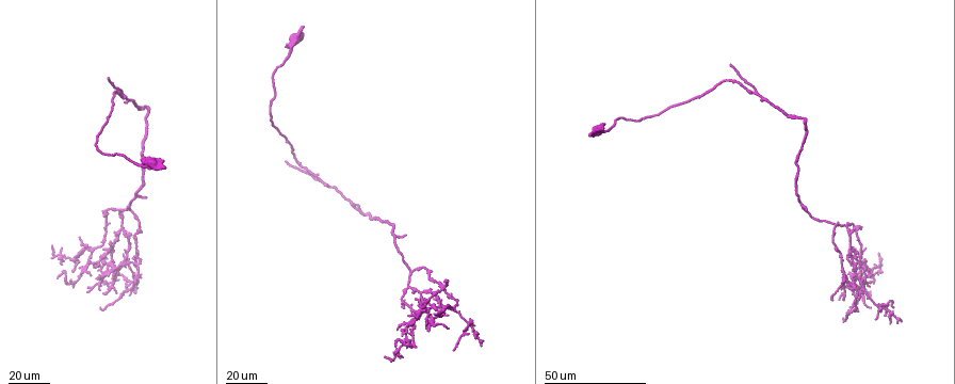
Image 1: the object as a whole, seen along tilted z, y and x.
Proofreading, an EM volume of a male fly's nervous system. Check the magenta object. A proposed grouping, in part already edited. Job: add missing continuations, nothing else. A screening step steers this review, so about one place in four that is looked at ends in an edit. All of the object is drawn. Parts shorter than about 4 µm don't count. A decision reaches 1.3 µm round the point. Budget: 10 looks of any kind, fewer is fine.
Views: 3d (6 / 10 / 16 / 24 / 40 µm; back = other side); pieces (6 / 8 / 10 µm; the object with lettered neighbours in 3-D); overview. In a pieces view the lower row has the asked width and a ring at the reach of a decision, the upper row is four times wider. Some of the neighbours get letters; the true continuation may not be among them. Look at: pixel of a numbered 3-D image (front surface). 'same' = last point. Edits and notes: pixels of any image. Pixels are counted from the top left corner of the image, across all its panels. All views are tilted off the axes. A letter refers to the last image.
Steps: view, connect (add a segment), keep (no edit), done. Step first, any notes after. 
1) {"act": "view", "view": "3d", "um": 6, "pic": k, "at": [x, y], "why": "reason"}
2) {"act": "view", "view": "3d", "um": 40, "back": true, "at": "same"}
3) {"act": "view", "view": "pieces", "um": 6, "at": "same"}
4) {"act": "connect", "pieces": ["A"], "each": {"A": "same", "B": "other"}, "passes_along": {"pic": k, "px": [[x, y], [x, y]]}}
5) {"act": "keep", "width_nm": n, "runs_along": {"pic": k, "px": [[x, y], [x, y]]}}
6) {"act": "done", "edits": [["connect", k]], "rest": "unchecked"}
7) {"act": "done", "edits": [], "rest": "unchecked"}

{"act": "view", "view": "3d", "um": 24, "pic": 1, "at": [874, 284], "why": "an open end"}

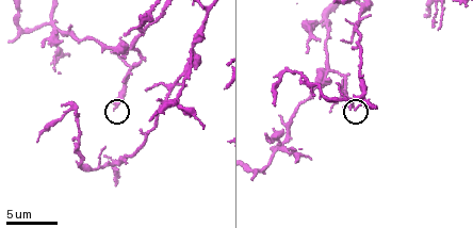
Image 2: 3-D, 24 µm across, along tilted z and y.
{"act": "view", "view": "pieces", "um": 6, "pic": 2, "at": [116, 108]}

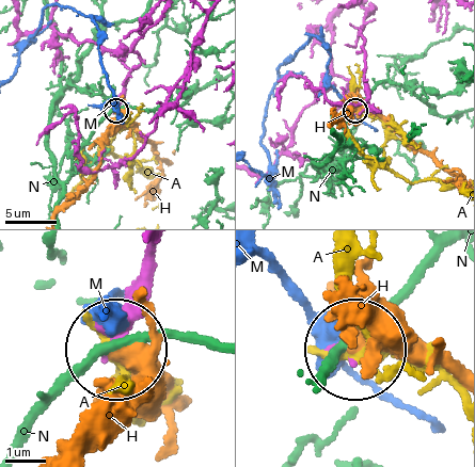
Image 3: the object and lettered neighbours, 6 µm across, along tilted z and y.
{"act": "keep", "each": {"A": "other", "H": "other", "M": "other", "N": "other"}, "found": "no lettered segment goes on from it"}

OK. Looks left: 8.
{"act": "view", "view": "3d", "um": 24, "pic": 1, "at": [408, 314], "why": "long arm stops here"}

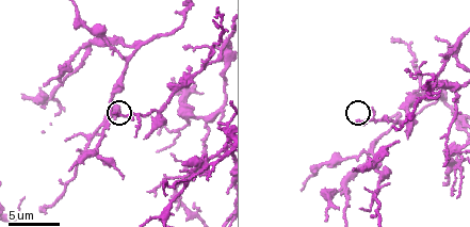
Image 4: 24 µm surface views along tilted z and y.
{"act": "view", "view": "pieces", "um": 6, "pic": 4, "at": [359, 122]}

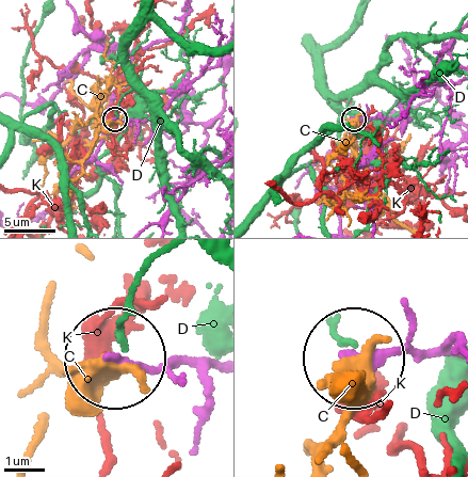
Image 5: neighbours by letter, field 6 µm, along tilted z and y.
{"act": "keep", "each": {"C": "other", "D": "other", "K": "other"}, "runs_along": {"pic": 5, "px": [[210, 358], [122, 359]]}, "found": "none of them fits"}

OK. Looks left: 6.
{"act": "view", "view": "3d", "um": 40, "pic": 1, "at": [403, 236], "why": "tapers out"}

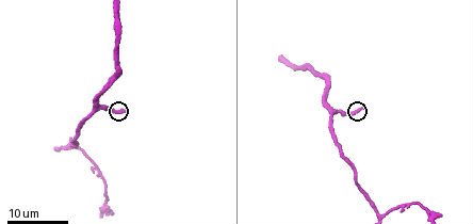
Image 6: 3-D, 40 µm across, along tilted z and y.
{"act": "view", "view": "pieces", "um": 10, "pic": 6, "at": [125, 110], "why": "what lies round it"}

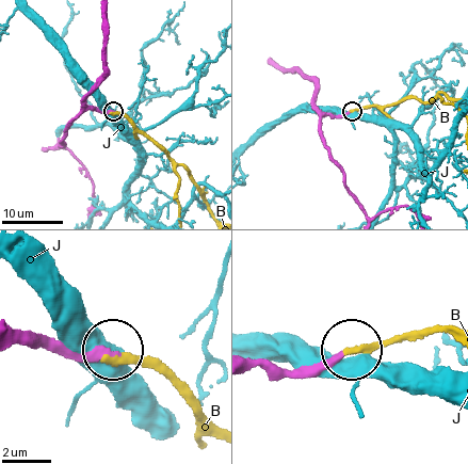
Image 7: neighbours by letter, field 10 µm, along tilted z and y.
{"act": "connect", "pieces": ["B"], "each": {"B": "same", "J": "other"}, "passes_along": {"pic": 7, "px": [[96, 107], [120, 113], [184, 166], [195, 186]]}, "found": "it goes on there"}

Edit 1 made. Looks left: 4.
{"act": "view", "view": "3d", "um": 24, "pic": 1, "at": [858, 312], "why": "branch stops here"}

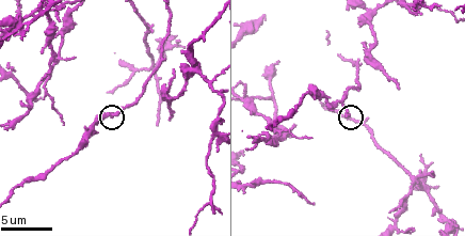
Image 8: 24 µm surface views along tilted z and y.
{"act": "view", "view": "pieces", "um": 10, "pic": 8, "at": [345, 113], "why": "what lies round it"}

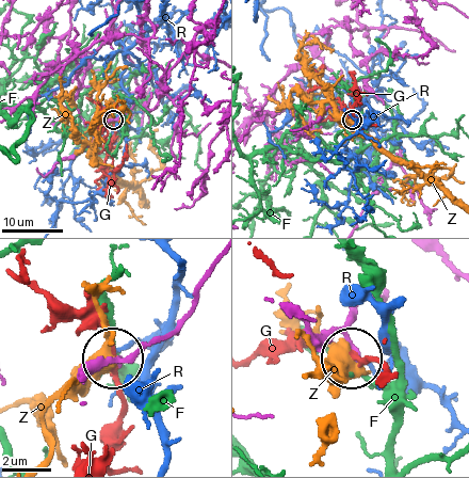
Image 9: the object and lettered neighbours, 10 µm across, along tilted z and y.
{"act": "keep", "each": {"F": "other", "G": "other", "R": "other", "Z": "other"}, "found": "none of them fits"}

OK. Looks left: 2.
{"act": "view", "view": "3d", "um": 40, "pic": 1, "at": [124, 97], "why": "branch stops here"}

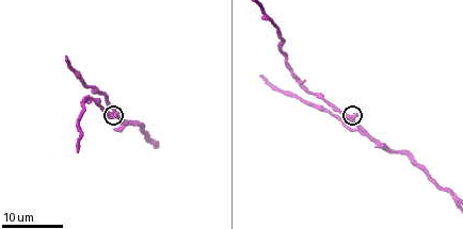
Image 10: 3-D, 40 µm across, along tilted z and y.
{"act": "view", "view": "pieces", "um": 6, "pic": 10, "at": [120, 112], "why": "see the neighbours"}

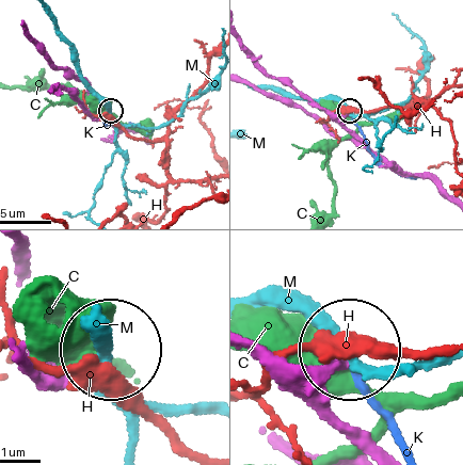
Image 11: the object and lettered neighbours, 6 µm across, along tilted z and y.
{"act": "keep", "each": {"C": "other", "H": "other", "K": "other", "M": "other"}, "found": "no lettered segment goes on from it"}

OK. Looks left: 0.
{"act": "done", "edits": [["connect", 7]], "rest": "unchecked"}

